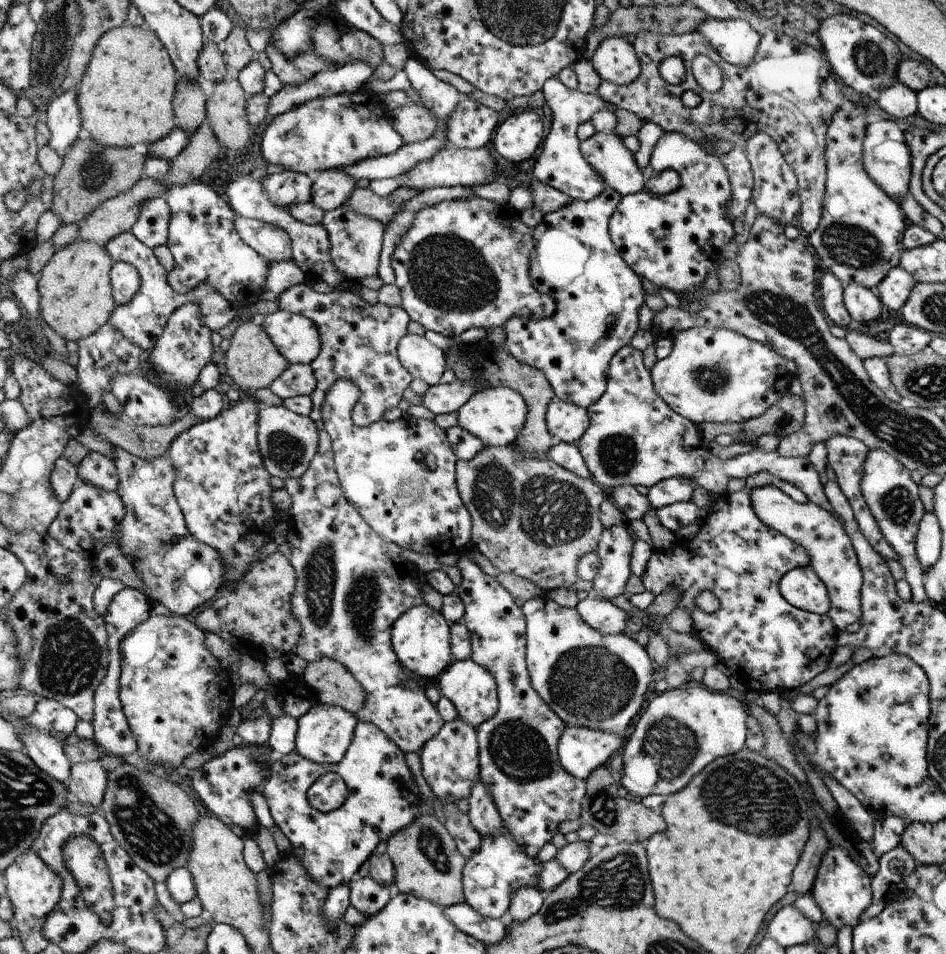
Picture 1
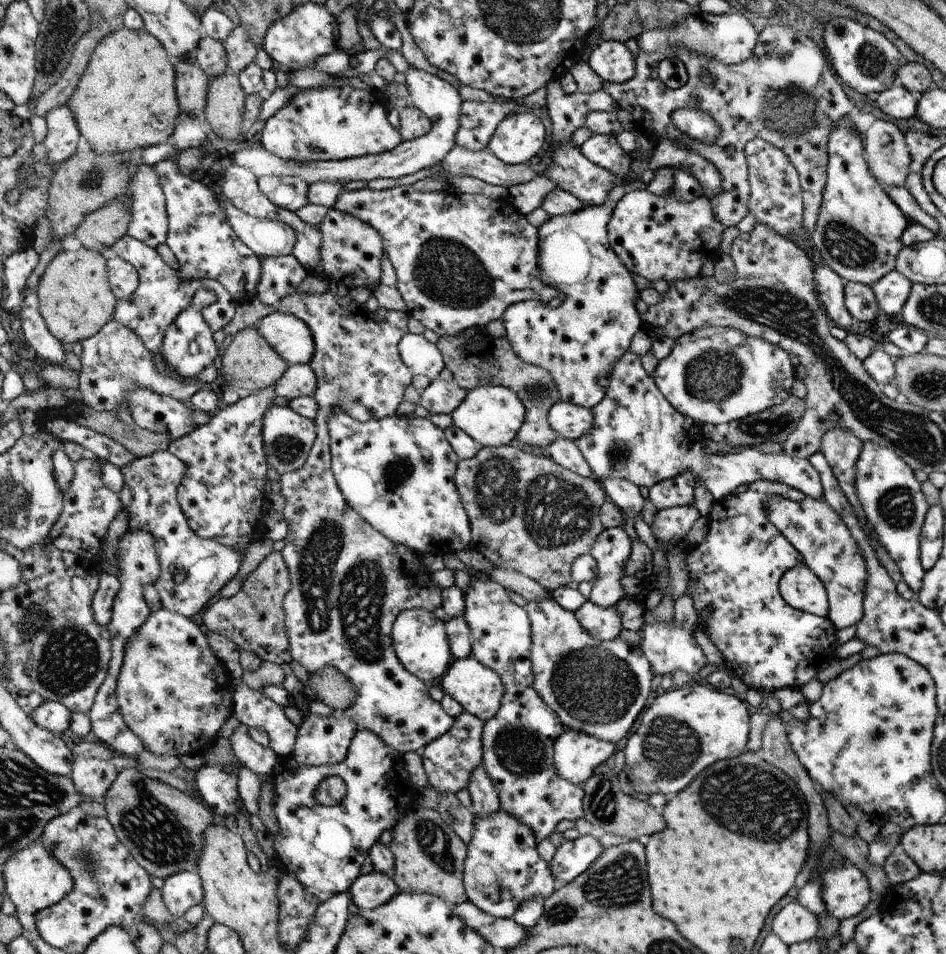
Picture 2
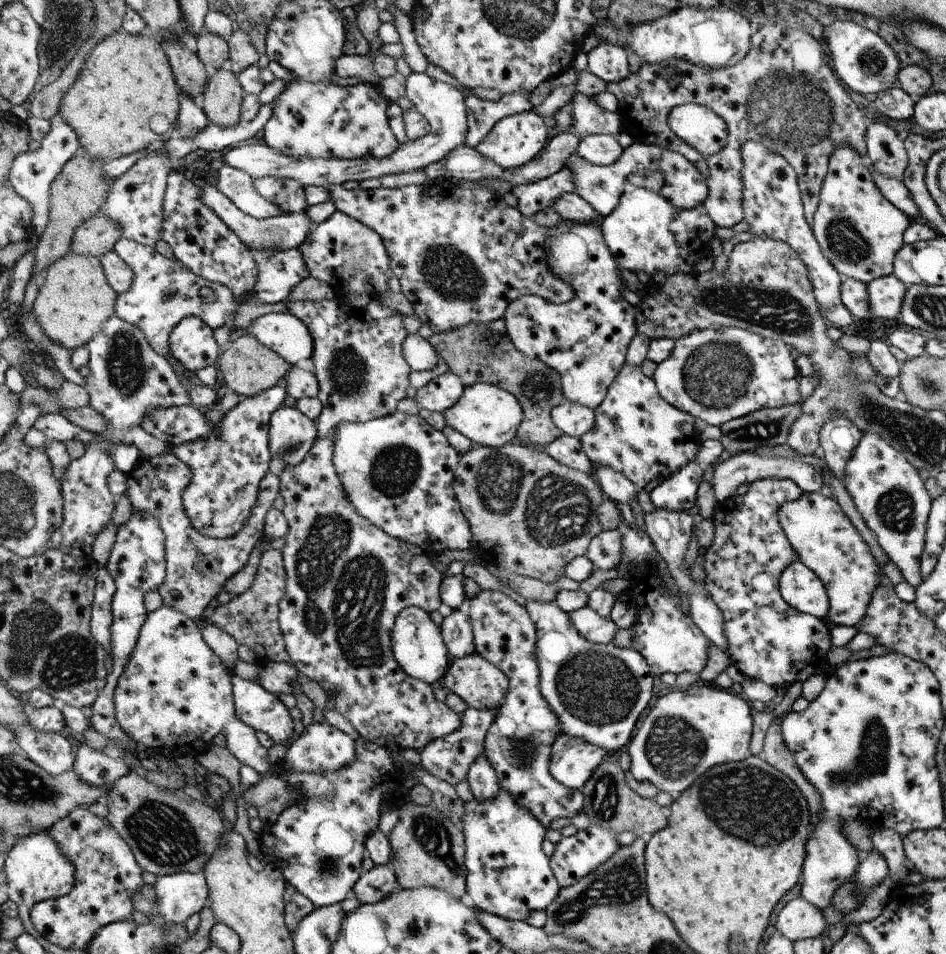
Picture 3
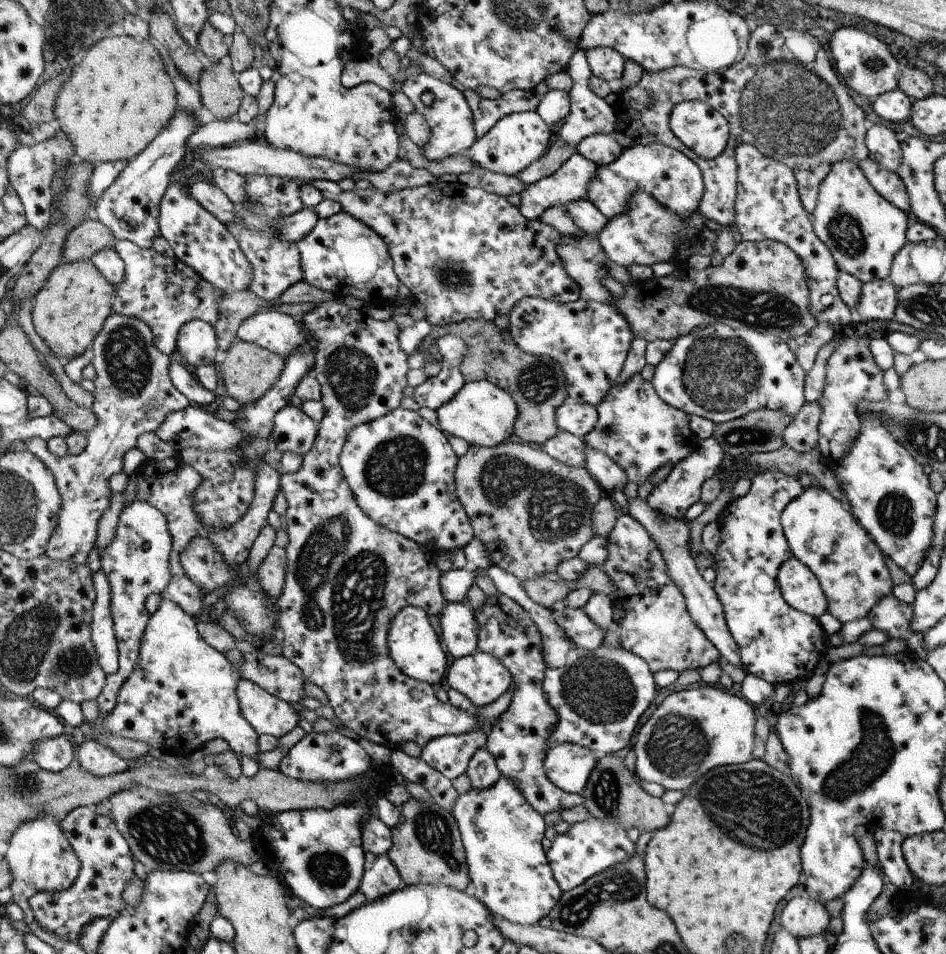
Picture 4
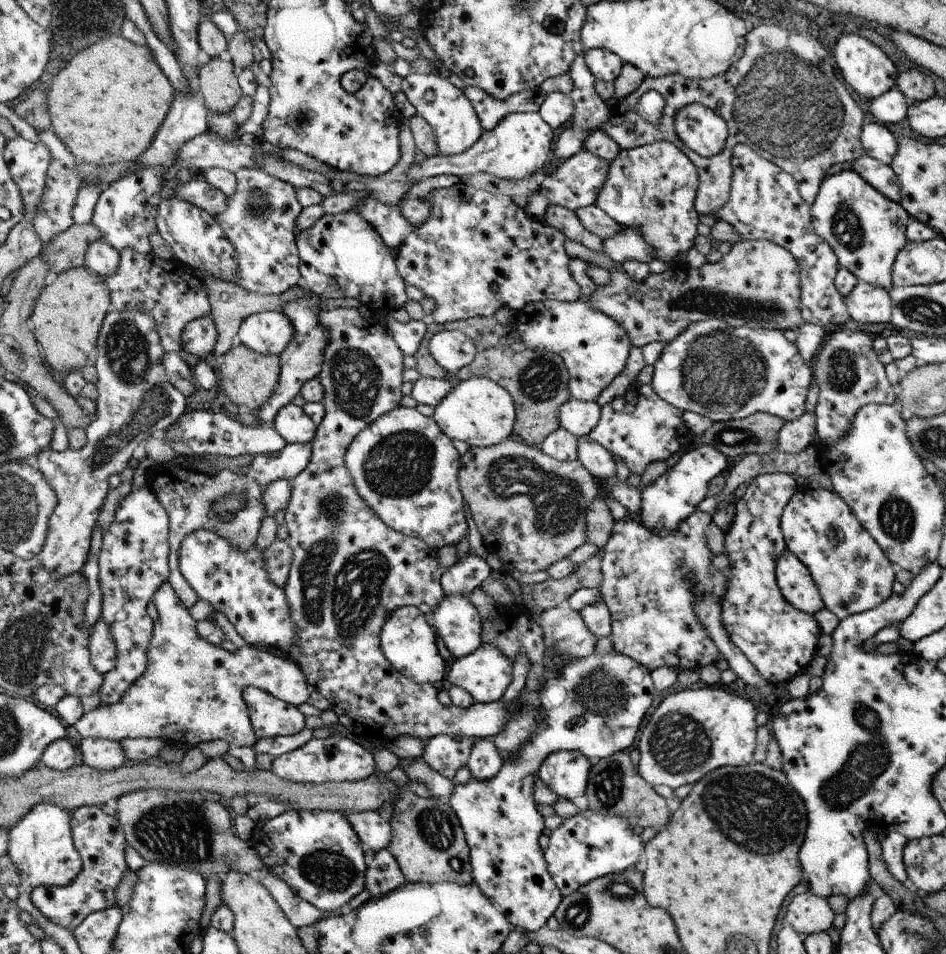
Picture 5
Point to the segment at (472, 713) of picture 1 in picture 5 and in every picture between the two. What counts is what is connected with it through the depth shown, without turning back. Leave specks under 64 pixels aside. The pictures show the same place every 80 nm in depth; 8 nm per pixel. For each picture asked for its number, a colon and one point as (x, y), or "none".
2: (480, 690)
3: (479, 683)
4: (481, 677)
5: (486, 674)

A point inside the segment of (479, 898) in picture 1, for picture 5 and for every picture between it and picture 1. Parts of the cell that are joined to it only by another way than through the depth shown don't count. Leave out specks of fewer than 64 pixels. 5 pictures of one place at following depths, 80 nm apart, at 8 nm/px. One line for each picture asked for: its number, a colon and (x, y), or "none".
2: (503, 869)
3: (508, 876)
4: (502, 833)
5: (499, 817)

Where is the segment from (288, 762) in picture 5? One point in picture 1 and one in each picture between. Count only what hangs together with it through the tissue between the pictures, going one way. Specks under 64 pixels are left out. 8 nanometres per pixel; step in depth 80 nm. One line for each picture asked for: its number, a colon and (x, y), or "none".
1: (324, 734)
2: (321, 740)
3: (321, 748)
4: (331, 756)

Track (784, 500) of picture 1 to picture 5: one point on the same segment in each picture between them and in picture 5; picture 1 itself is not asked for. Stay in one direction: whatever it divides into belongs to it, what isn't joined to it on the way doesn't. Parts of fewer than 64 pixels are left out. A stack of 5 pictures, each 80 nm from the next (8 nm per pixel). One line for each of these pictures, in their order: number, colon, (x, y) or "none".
2: (829, 548)
3: (827, 542)
4: (854, 573)
5: (853, 574)

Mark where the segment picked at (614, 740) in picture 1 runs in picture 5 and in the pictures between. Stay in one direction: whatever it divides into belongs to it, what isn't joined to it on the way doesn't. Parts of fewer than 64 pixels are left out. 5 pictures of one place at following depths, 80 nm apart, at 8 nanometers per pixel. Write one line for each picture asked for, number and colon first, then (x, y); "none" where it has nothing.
2: (577, 757)
3: (573, 761)
4: (569, 766)
5: (567, 774)

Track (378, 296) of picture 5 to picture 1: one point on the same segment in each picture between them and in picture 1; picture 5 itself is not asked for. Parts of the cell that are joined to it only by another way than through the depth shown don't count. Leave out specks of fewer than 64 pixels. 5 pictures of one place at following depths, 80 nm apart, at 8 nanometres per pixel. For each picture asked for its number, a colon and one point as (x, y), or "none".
1: (356, 242)
2: (351, 252)
3: (341, 251)
4: (340, 254)

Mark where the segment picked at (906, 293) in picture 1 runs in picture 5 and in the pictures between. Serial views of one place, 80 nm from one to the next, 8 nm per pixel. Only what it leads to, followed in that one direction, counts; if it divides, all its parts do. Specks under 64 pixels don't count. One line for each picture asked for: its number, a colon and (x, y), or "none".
2: (891, 293)
3: (885, 295)
4: (878, 299)
5: (867, 303)

